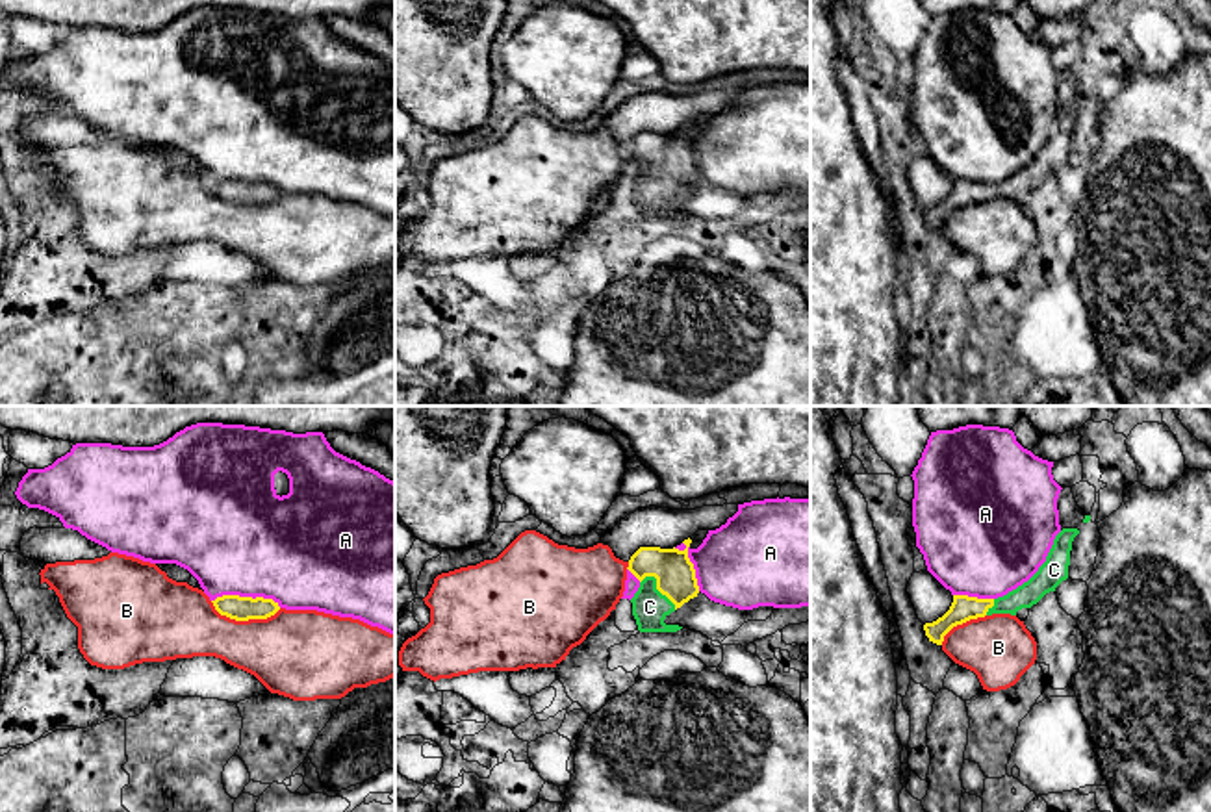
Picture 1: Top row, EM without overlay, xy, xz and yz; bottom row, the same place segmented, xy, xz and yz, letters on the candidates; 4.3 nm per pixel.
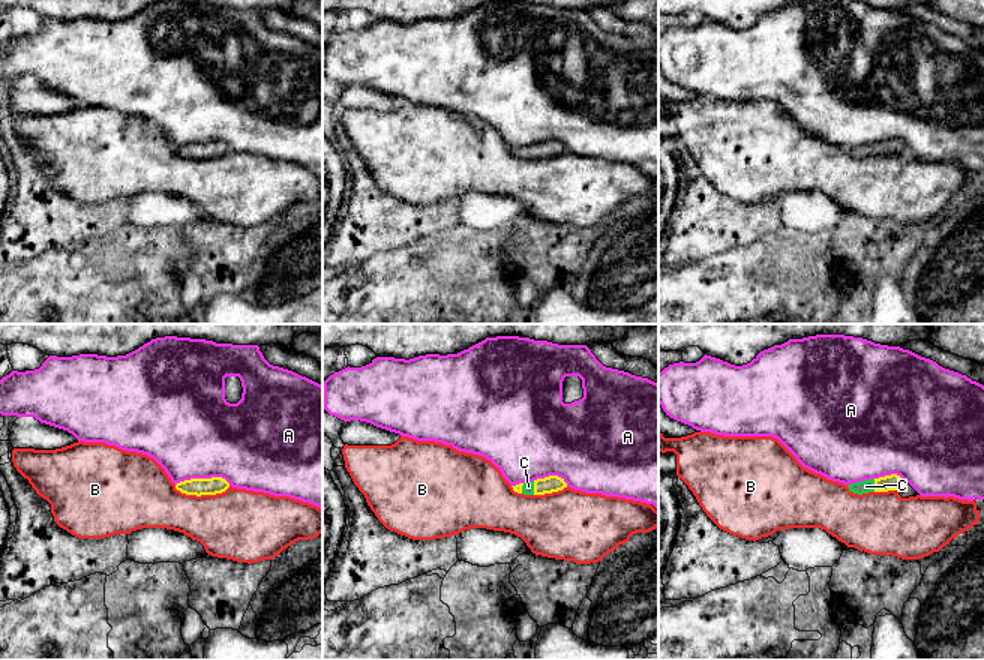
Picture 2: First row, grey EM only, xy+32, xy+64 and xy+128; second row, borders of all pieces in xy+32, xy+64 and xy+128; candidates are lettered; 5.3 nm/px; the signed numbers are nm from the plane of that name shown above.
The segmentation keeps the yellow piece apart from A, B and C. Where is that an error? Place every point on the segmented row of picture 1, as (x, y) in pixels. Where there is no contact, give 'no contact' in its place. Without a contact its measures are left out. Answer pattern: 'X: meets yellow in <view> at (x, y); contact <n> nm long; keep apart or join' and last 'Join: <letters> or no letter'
A: meets yellow in xy at (247, 597); contact 300 nm long; keep apart
B: meets yellow in xy at (245, 620); contact 320 nm long; keep apart
C: meets yellow in xz at (657, 586); contact 200 nm long; join
Join: C

